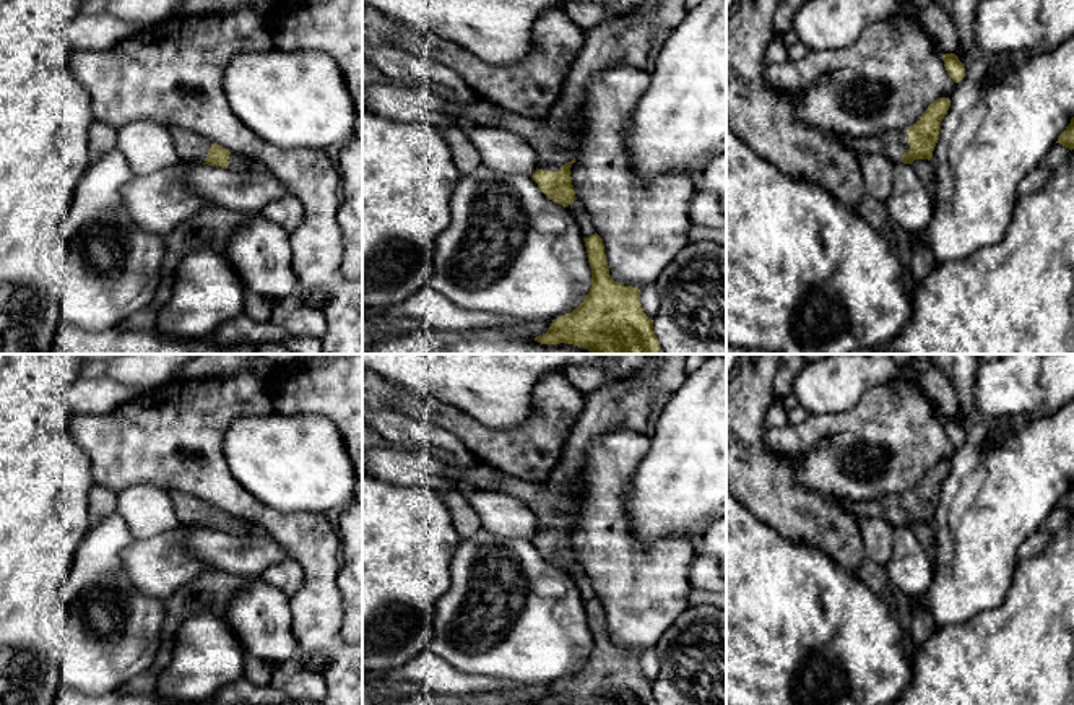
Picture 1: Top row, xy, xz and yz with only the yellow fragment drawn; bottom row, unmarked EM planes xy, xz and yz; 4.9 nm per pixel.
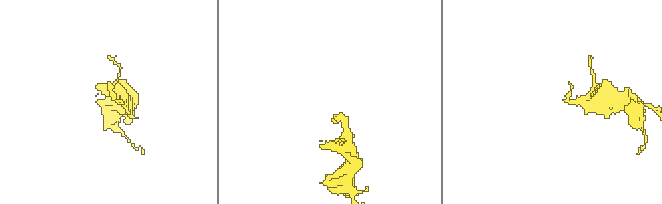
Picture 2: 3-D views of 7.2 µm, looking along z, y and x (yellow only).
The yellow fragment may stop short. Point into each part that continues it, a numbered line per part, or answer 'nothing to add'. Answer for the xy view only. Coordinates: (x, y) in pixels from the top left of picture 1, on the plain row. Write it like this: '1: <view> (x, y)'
1: xy (190, 512)

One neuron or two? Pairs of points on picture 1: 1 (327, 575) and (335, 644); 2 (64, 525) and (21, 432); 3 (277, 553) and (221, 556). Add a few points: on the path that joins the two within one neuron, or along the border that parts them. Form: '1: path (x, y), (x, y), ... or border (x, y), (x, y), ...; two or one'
1: path (327, 592), (327, 627); one
2: path (41, 504), (21, 484), (21, 455); one
3: path (264, 553), (234, 554); one

